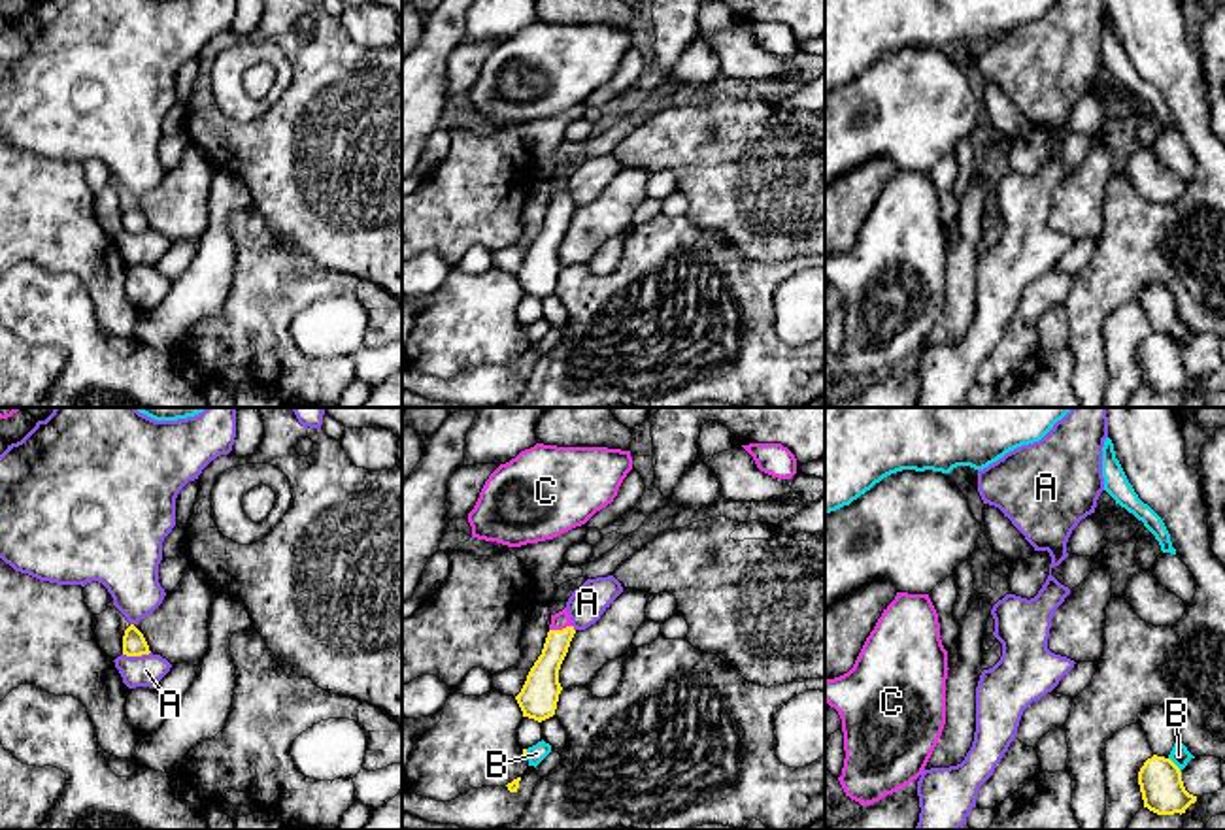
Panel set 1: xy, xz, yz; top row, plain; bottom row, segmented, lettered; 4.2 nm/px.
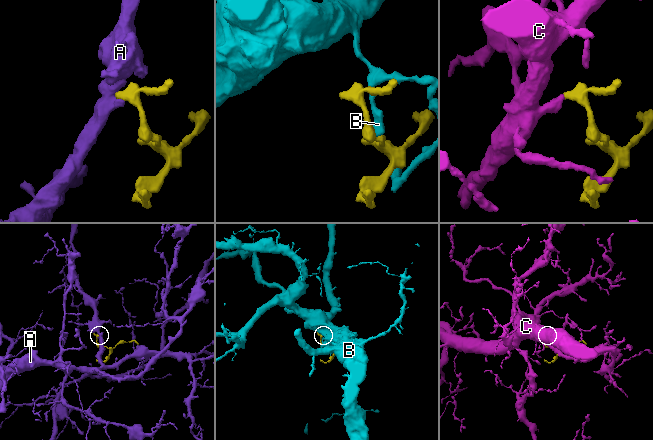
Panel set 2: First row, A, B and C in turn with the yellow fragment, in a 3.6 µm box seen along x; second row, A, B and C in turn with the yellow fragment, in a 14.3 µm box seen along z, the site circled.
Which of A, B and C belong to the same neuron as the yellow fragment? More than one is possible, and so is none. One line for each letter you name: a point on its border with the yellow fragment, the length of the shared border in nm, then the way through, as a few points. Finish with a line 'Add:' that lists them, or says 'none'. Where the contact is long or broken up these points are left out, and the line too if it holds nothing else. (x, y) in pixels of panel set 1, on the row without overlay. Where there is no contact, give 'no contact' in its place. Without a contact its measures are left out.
C: contact xz (559, 208); length 100 nm; way xz (542, 263), (559, 208), (561, 197)
Add: C

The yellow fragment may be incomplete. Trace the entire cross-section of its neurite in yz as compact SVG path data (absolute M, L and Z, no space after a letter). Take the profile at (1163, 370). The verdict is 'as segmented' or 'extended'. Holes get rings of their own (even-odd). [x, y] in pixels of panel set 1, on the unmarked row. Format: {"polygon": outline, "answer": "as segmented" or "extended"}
{"polygon": "M1153 332L1144 340L1138 362L1144 385L1157 392L1182 392L1197 379L1197 374L1185 368L1180 345L1165 334Z", "answer": "as segmented"}

